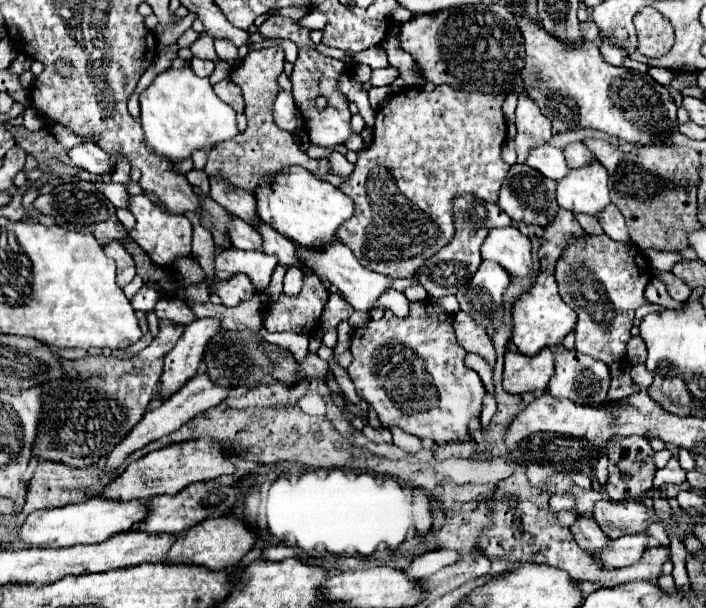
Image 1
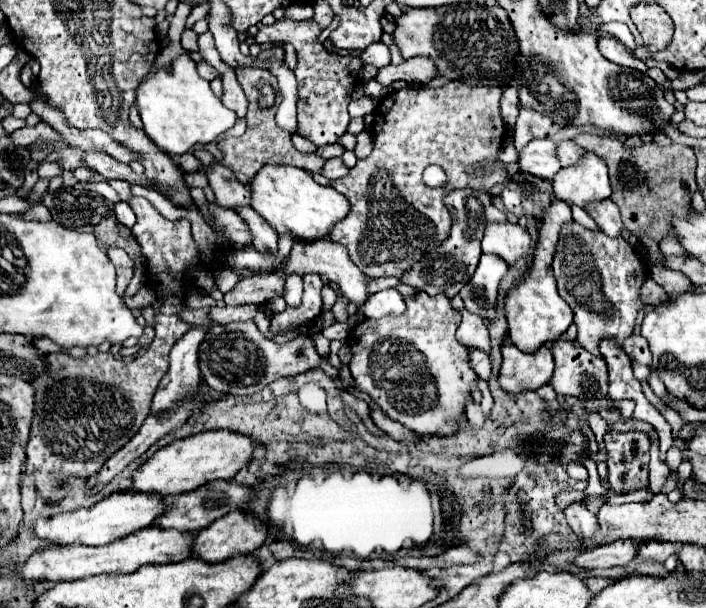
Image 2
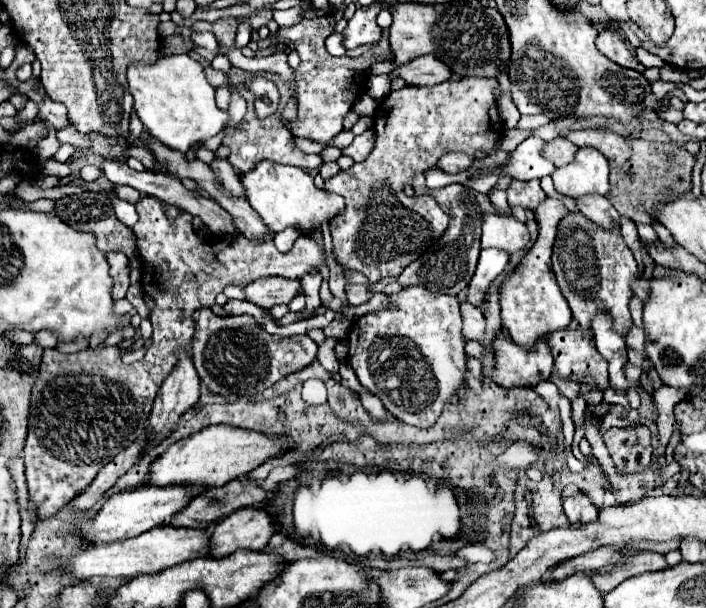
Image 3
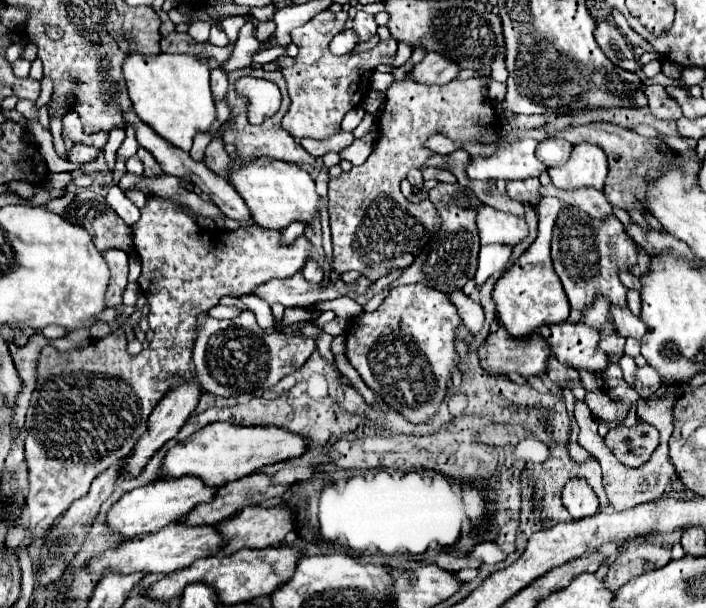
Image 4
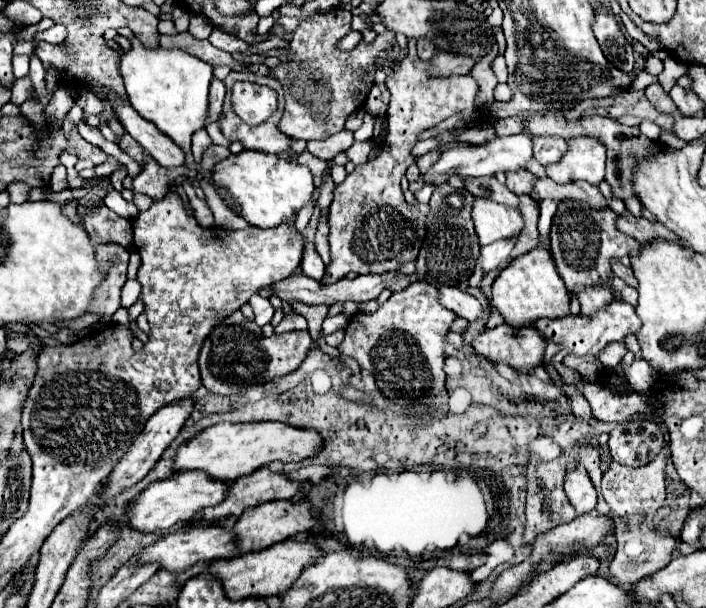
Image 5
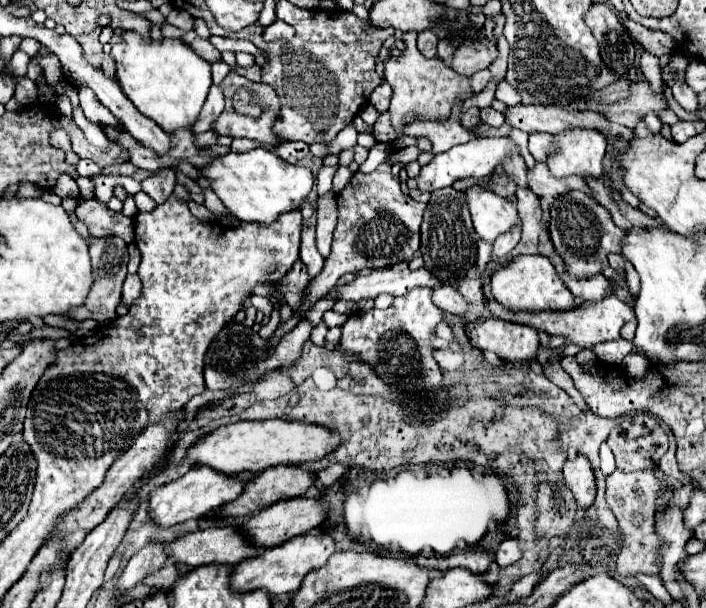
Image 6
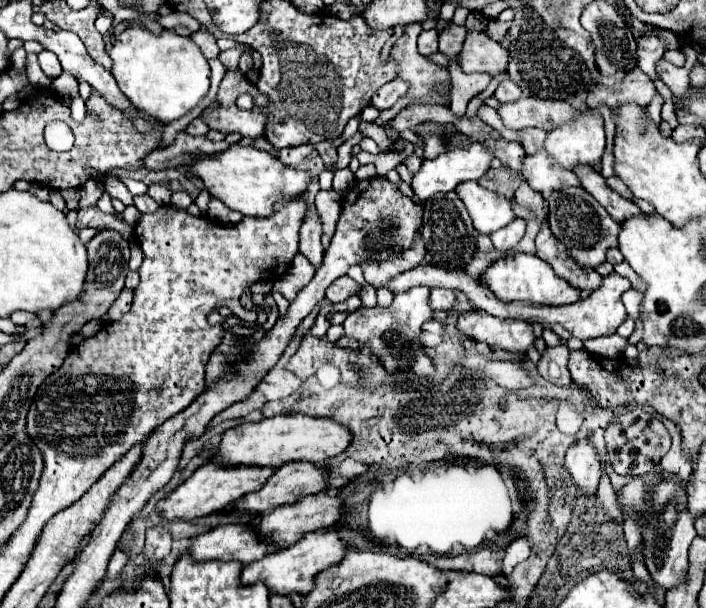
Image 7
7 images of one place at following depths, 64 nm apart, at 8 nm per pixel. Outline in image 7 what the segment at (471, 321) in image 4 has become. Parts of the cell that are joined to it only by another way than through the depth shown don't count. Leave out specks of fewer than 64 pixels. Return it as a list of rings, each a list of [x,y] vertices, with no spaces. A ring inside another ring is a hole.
[[[432,288],[430,290],[430,304],[432,304],[432,310],[450,310],[454,306],[454,292],[448,290],[448,288]]]

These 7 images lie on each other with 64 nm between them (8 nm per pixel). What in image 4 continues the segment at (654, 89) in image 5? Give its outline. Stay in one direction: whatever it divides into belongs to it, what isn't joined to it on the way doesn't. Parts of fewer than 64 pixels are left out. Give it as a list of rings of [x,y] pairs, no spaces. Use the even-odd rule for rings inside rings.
[[[659,84],[649,85],[644,88],[648,96],[648,106],[656,118],[666,118],[666,120],[678,120],[682,116],[682,110],[674,98],[670,98],[663,86]]]

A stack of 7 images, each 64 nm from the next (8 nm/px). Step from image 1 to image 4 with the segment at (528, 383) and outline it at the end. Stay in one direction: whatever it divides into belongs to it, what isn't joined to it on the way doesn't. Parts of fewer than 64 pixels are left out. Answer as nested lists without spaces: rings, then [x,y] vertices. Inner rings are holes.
[[[504,326],[488,334],[484,344],[478,348],[478,358],[484,370],[500,376],[516,372],[522,378],[544,374],[548,354],[548,342],[540,334],[532,334],[528,340],[516,340],[508,336]]]

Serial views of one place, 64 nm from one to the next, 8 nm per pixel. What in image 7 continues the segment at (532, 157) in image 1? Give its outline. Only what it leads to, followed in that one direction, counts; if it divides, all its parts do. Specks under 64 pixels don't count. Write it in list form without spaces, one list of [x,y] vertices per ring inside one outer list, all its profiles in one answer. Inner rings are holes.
[[[472,144],[468,150],[446,152],[446,154],[438,156],[438,158],[434,158],[434,160],[424,160],[422,168],[414,174],[410,186],[412,186],[414,194],[416,194],[416,198],[420,200],[420,204],[424,204],[426,200],[430,200],[438,192],[450,192],[450,190],[454,190],[458,182],[478,180],[490,168],[492,158],[494,158],[494,152],[490,148],[486,148],[484,144]]]

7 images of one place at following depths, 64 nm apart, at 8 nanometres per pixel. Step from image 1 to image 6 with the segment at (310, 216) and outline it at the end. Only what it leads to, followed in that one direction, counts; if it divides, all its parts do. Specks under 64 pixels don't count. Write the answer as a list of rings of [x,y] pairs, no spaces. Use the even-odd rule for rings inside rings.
[[[264,148],[228,152],[226,156],[220,156],[220,160],[212,160],[208,168],[202,168],[202,176],[238,220],[260,224],[272,224],[282,212],[300,208],[314,184],[314,176],[308,168],[292,166]]]

